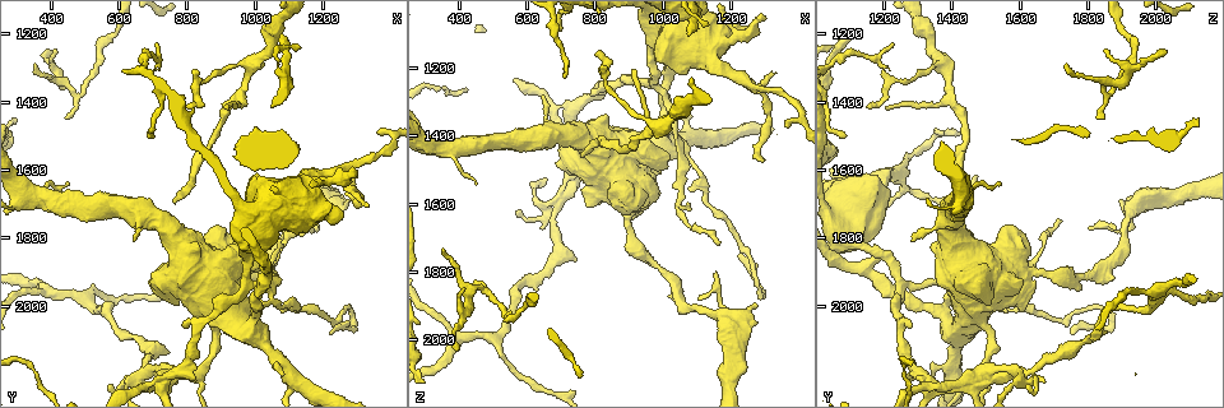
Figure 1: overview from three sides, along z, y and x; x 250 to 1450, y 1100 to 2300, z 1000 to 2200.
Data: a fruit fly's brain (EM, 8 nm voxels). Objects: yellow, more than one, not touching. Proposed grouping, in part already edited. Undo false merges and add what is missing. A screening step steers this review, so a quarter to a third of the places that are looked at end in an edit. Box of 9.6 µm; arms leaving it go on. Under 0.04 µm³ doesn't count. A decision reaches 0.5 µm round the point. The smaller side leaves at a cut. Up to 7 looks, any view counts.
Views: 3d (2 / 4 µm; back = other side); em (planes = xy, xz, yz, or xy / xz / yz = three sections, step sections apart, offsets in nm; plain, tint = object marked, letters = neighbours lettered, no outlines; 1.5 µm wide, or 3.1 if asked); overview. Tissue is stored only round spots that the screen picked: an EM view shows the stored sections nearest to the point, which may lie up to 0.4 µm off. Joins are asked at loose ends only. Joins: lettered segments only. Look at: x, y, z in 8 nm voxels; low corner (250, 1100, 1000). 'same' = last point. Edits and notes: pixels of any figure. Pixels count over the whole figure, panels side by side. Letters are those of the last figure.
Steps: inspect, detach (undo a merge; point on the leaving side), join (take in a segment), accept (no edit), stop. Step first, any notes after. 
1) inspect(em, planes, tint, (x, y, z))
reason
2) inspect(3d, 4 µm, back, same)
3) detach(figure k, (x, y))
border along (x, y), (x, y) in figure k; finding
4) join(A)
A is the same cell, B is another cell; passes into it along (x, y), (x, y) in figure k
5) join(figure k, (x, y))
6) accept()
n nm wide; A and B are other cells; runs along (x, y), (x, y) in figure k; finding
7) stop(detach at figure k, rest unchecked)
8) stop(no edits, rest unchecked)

inspect(3d, 4 µm, (900, 1770, 1580))
an open end

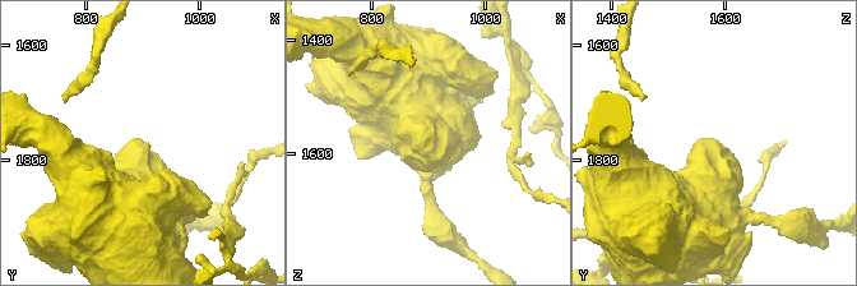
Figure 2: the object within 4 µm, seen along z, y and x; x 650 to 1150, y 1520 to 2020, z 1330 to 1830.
inspect(em, planes, letters, (895, 1765, 1580))
now the EM

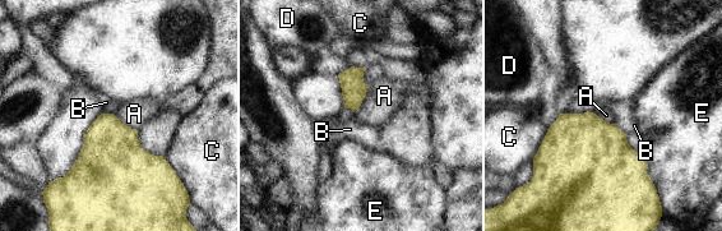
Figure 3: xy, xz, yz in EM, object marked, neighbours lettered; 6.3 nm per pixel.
accept()
C touches over 220 nm; A, B, C, D and E are other cells; border along (369, 84), (361, 105), (353, 111) in figure 3; none of them fits

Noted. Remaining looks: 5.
inspect(em, planes, tint, (340, 1660, 1430))
sharp bend

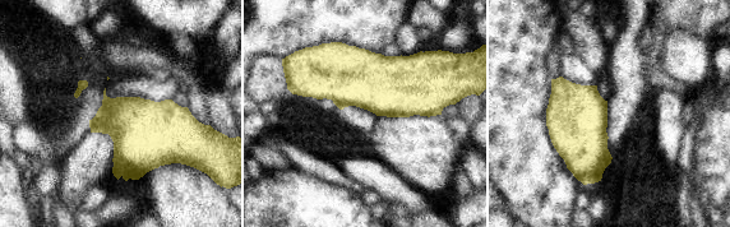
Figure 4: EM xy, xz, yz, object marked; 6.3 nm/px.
inspect(em, planes, letters, same)
see the neighbours

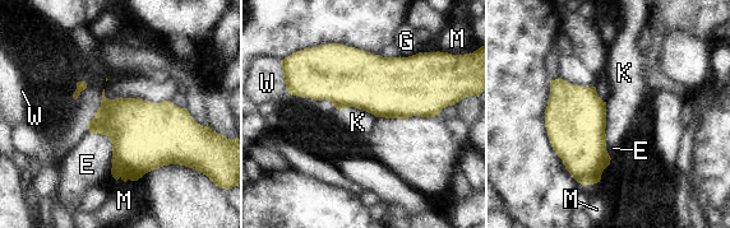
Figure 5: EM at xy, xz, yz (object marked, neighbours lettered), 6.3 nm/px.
accept()
E touches over 360 nm; E, G, K, M and W are other cells; border along (605, 102), (605, 135), (608, 138) in figure 5; one neuron here

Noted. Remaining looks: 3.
inspect(em, planes, tint, (770, 2200, 1290))
touches itself

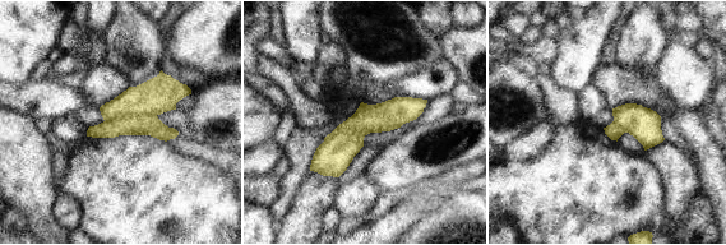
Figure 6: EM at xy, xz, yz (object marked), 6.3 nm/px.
inspect(em, planes, letters, same)

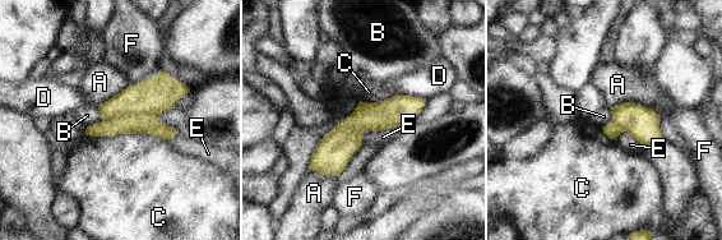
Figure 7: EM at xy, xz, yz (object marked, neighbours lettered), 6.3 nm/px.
detach(figure 7, (160, 92))
120 nm wide; B touches over 550 nm; A, B, C, D, E and F are other cells; a second neuron is stuck on

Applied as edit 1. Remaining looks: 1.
stop(detach at figure 7, rest unchecked)

